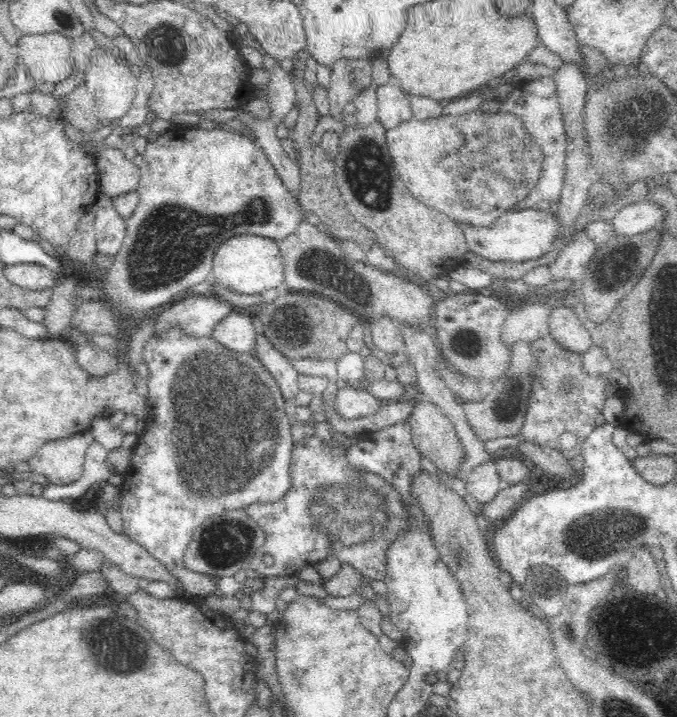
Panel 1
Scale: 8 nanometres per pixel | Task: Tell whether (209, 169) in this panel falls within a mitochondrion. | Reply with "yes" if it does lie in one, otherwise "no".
no

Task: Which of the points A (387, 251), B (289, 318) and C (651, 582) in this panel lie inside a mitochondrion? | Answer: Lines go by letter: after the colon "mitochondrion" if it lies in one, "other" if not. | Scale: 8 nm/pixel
A: other
B: mitochondrion
C: other

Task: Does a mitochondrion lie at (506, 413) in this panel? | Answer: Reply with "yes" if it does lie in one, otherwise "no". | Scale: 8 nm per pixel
no

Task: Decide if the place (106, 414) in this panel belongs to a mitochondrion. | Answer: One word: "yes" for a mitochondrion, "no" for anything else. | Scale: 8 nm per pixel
no

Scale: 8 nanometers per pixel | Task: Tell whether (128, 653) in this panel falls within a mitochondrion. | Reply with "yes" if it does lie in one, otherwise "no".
yes

